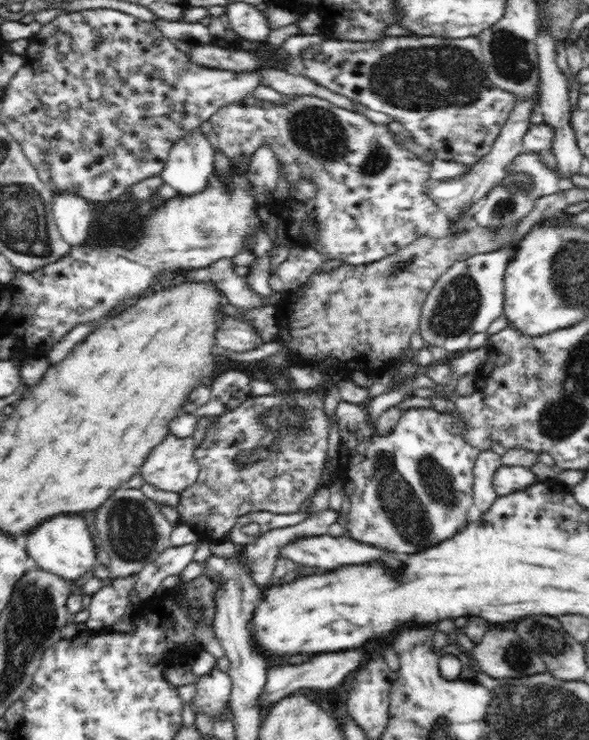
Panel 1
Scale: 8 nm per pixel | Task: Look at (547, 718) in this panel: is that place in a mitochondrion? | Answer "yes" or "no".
yes

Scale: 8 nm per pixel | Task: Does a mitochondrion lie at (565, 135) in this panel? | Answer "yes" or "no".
no

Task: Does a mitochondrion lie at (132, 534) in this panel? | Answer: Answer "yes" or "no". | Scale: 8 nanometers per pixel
yes

